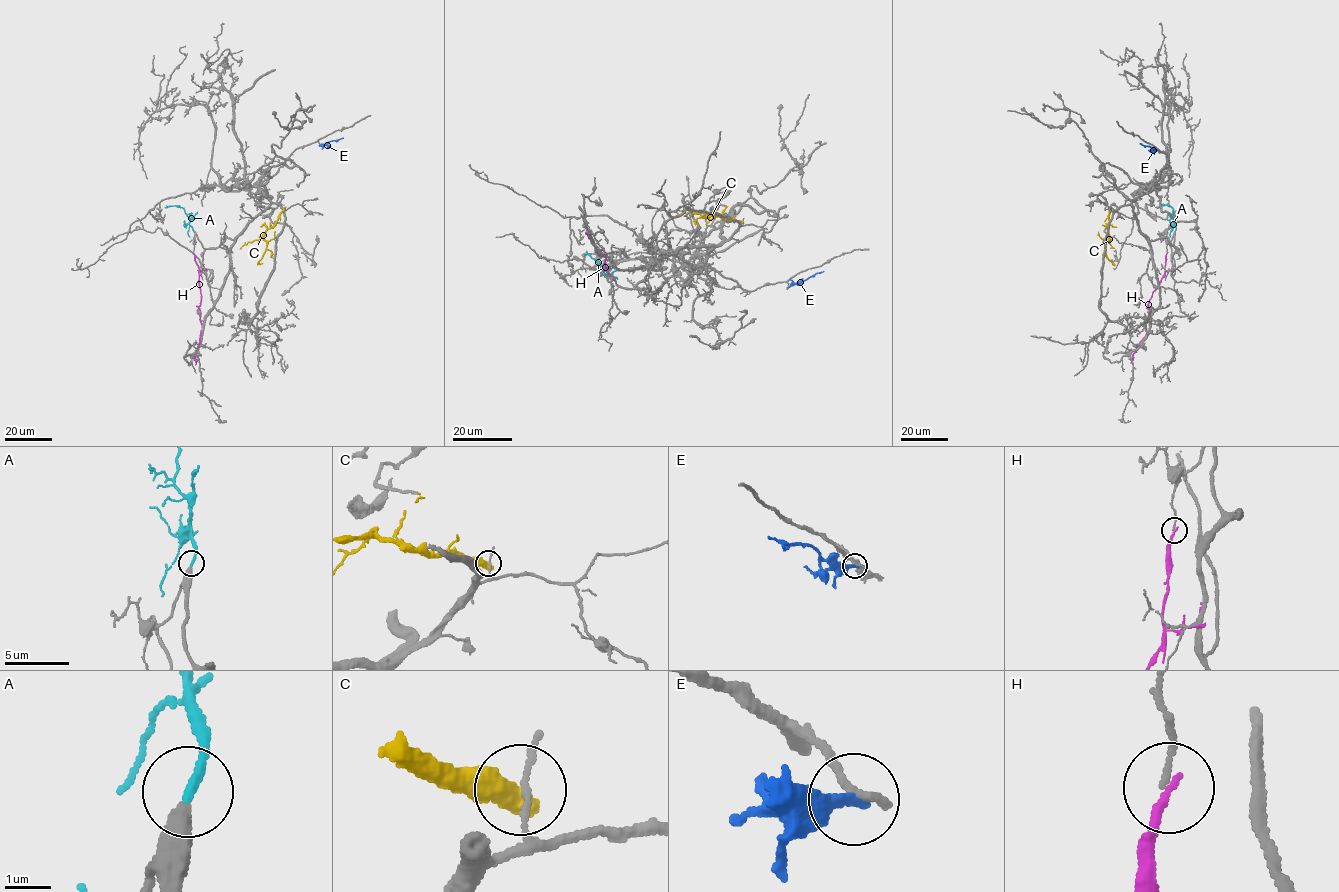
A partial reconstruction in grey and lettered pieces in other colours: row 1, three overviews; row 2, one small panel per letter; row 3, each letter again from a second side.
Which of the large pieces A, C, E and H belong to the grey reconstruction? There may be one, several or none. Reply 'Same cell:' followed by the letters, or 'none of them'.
Same cell: A

